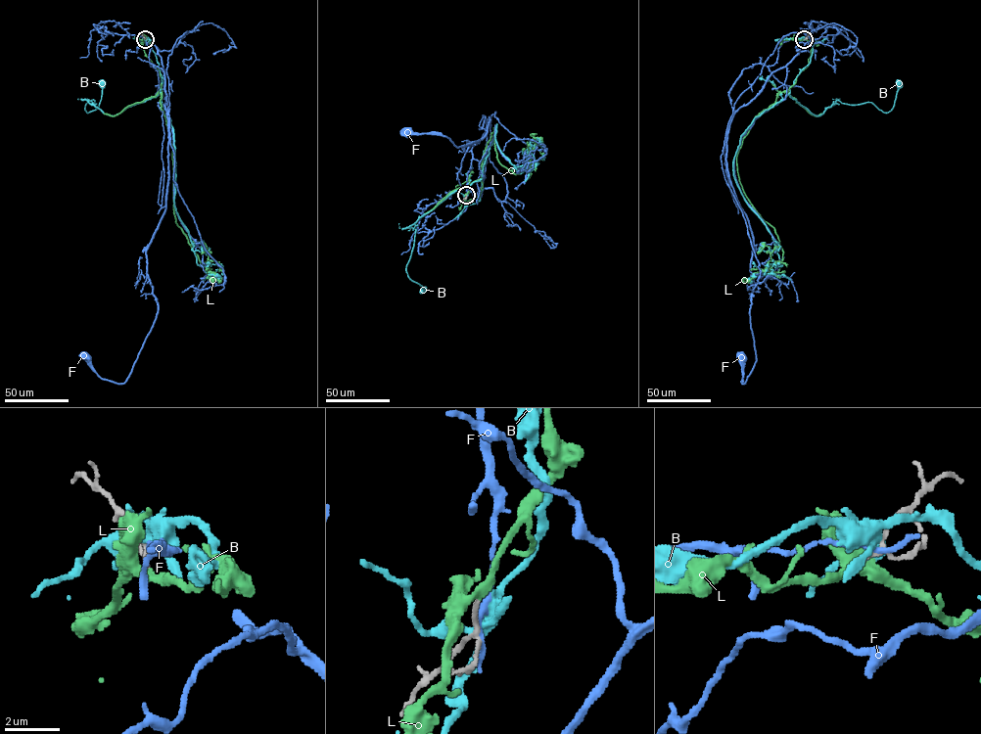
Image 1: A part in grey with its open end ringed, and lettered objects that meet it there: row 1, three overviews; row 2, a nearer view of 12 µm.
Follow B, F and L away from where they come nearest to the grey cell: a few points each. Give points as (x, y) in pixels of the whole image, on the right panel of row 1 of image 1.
B: (806, 38), (816, 41), (810, 62), (789, 95), (816, 115), (838, 100), (870, 102), (888, 112), (899, 83)
F: (805, 38), (729, 91), (726, 169), (753, 235), (744, 384), (741, 355)
L: (804, 39), (813, 45), (808, 66), (753, 120), (736, 157), (746, 197), (783, 252), (747, 280), (753, 278)

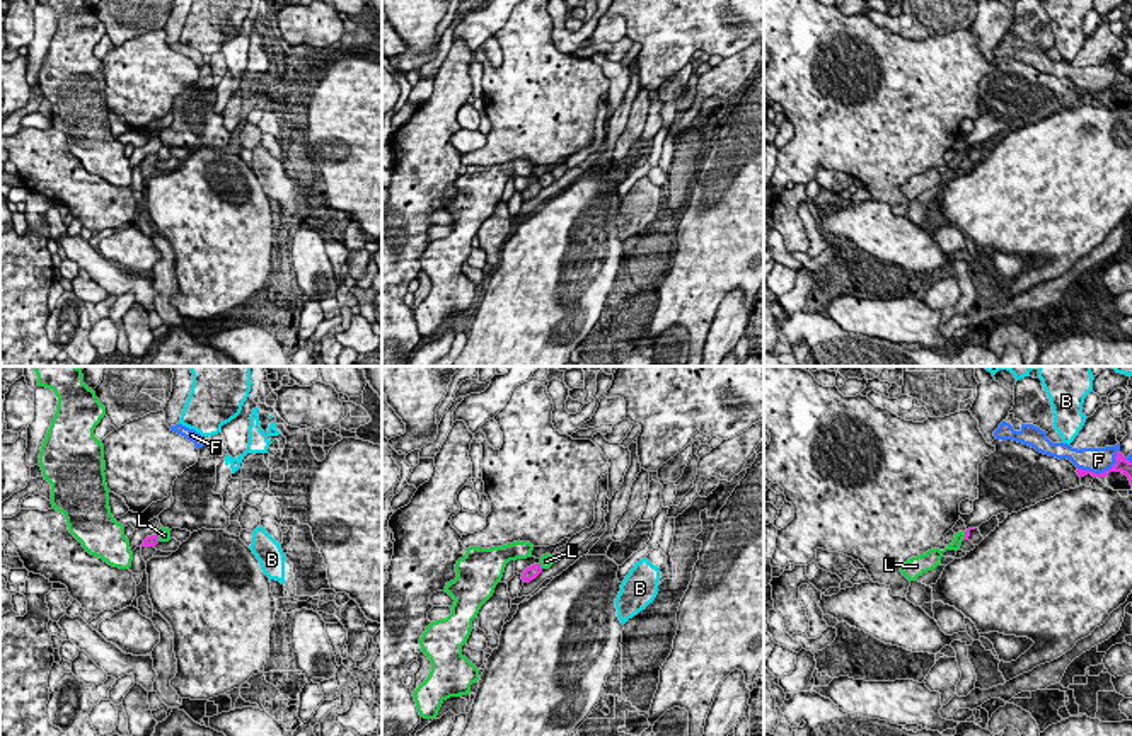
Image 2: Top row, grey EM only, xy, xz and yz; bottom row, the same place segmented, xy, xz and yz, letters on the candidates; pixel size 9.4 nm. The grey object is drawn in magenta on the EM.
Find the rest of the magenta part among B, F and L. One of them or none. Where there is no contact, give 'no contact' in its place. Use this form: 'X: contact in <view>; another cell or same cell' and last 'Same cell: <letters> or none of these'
B: no contact; another cell
F: contact in yz; another cell
L: contact in yz; another cell
Same cell: none of these

